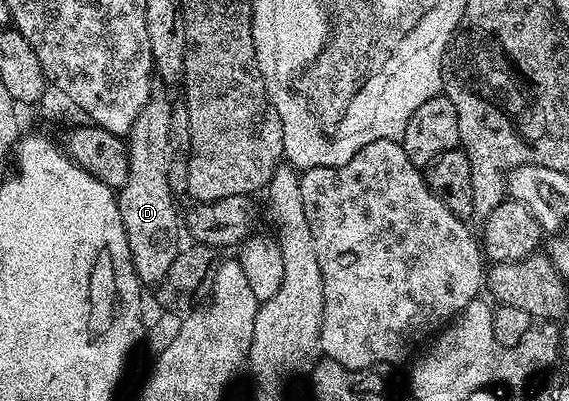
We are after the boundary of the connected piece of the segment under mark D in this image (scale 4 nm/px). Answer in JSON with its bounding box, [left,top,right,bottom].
[117,92,180,287]

